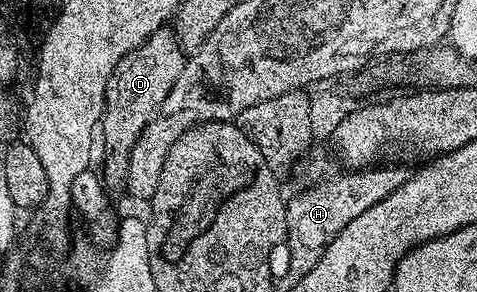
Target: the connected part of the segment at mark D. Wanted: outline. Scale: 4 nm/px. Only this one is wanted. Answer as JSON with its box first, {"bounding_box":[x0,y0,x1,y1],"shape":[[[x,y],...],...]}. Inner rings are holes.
{"bounding_box":[99,28,186,187],"shape":[[[162,28],[150,36],[139,48],[132,50],[115,68],[105,93],[105,114],[101,117],[99,134],[105,137],[105,170],[103,181],[106,187],[124,187],[129,176],[129,157],[143,128],[158,117],[167,92],[179,80],[179,72],[185,67],[186,51],[172,29]]]}

